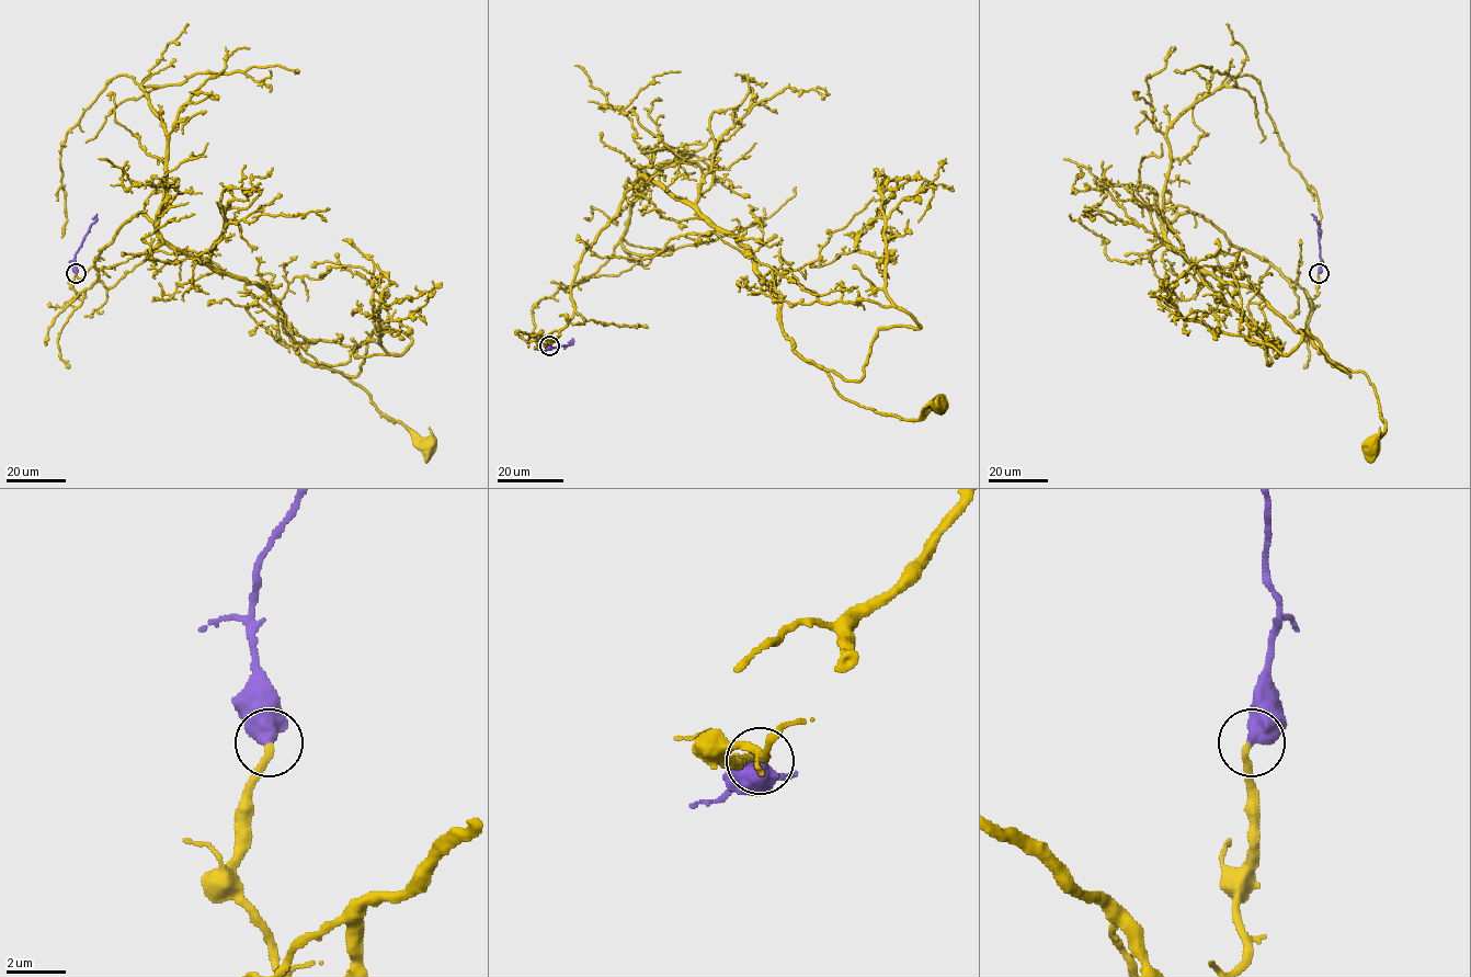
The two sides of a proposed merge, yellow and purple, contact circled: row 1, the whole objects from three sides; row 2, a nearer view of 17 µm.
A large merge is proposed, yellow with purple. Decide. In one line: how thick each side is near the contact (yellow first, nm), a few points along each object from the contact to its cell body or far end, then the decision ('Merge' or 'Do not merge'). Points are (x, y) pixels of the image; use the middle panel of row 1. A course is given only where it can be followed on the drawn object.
Thickness 240 nm (yellow) against 650 nm. Course of yellow: (549, 345), (573, 313), (581, 254), (645, 178), (749, 252), (791, 347), (845, 398), (905, 420), (939, 404). Course of purple: (549, 345), (548, 349), (572, 343), (568, 342). Merge

